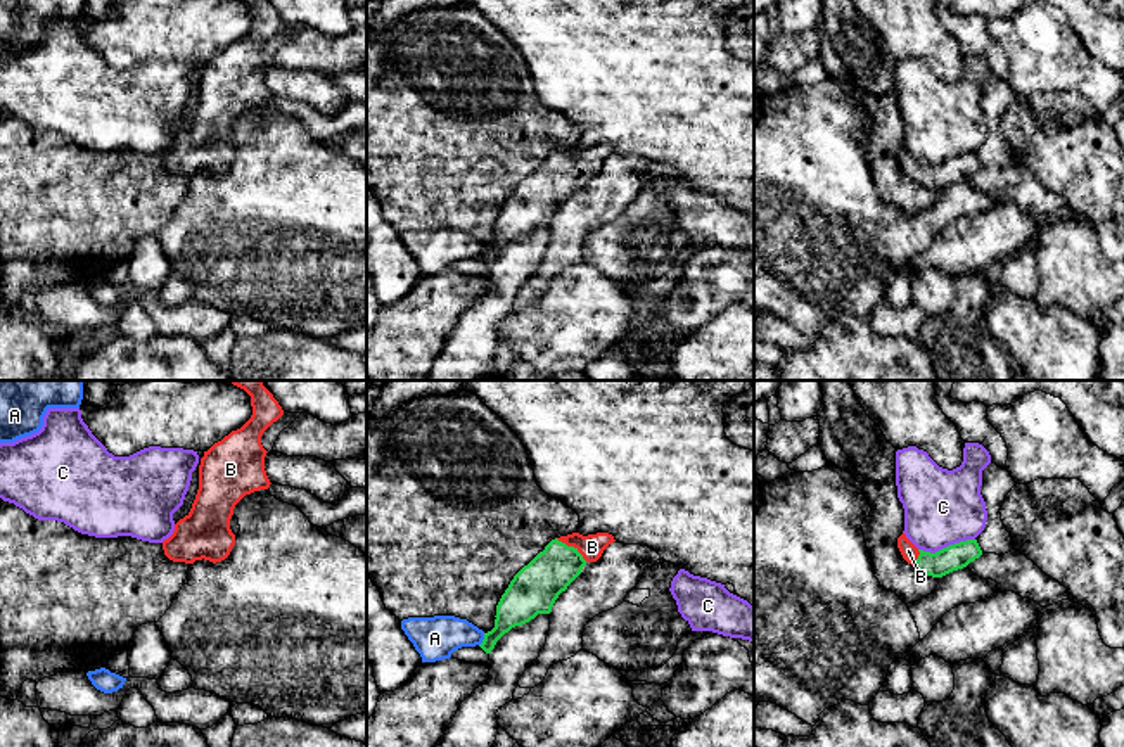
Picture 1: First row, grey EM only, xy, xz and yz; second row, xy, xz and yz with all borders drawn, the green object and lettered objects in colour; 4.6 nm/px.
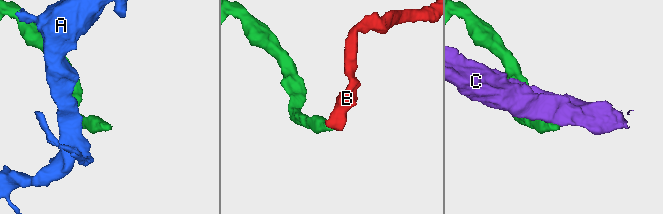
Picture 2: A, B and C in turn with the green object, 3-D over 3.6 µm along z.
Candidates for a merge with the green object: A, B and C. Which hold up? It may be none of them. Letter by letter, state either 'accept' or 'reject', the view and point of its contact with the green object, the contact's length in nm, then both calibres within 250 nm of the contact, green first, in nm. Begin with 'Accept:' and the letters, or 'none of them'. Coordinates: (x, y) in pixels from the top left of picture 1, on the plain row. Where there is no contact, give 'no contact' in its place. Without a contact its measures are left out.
Accept: B
A: reject | xz (483, 253) | 70 nm | 190/200 nm
B: accept | xz (571, 159) | 190 nm | 220/120 nm
C: reject | yz (946, 159) | 280 nm | 120/360 nm

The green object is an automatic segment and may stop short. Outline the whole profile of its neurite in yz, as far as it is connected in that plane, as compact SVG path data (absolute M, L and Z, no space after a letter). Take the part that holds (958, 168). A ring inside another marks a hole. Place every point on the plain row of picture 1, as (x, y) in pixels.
M904 145L897 150L897 161L908 176L932 190L942 190L953 183L963 182L982 168L977 152L960 154L930 166L918 163Z

